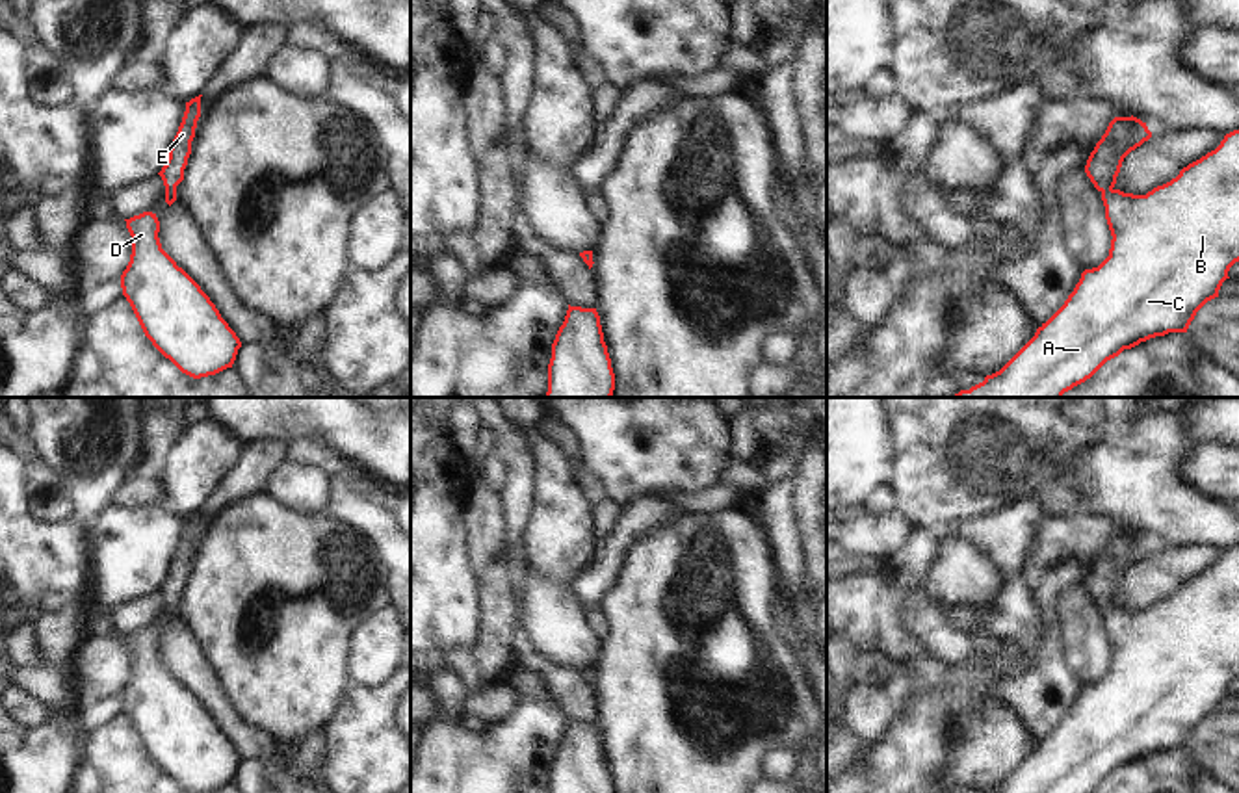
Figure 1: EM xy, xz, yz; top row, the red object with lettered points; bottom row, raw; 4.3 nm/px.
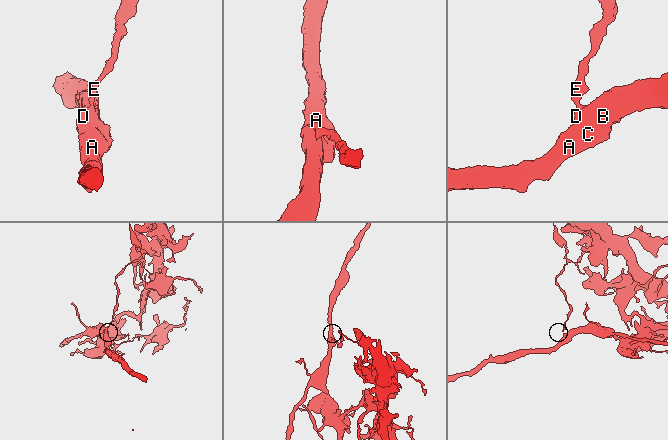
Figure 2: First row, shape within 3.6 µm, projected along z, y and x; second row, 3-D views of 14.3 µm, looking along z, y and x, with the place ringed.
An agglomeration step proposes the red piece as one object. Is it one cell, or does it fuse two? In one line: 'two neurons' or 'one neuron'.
one neuron

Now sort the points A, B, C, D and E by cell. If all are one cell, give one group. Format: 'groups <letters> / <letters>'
groups A B C D E

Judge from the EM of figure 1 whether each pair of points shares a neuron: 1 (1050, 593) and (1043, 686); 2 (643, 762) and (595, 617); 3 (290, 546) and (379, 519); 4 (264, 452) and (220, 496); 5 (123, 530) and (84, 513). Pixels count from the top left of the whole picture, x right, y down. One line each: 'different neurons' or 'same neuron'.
1: same neuron
2: different neurons
3: different neurons
4: same neuron
5: different neurons

